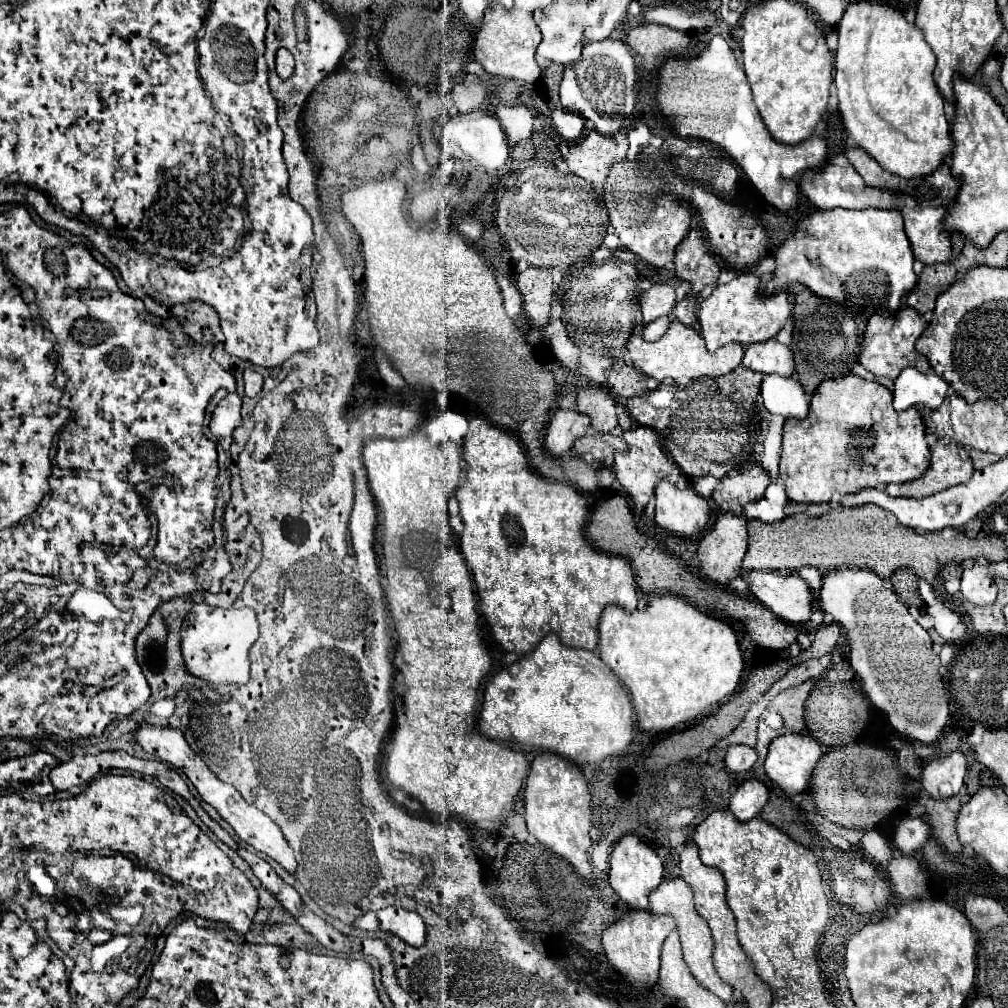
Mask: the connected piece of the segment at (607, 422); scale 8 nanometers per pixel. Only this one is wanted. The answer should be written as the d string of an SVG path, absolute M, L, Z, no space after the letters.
M583 388L577 394L577 410L591 418L591 426L597 432L611 432L617 428L615 400L599 388Z

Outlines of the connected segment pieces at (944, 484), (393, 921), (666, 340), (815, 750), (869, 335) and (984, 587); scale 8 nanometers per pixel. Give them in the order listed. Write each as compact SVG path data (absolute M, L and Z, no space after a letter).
M939 440L931 444L931 466L921 478L905 484L889 484L885 490L889 496L925 498L929 494L937 494L945 488L967 482L973 472L975 468L963 446Z
M389 906L383 910L377 910L377 920L379 920L381 930L399 936L401 940L405 940L411 946L421 946L427 940L425 922L413 910Z
M673 320L669 324L669 330L663 338L659 338L657 342L645 342L643 336L637 336L641 332L633 332L631 340L629 340L629 358L631 364L641 370L645 376L651 376L659 382L675 382L679 386L687 386L691 380L709 376L709 378L717 378L717 376L725 376L731 370L735 370L741 360L743 360L743 346L737 342L729 342L725 344L725 348L719 348L717 352L709 352L705 346L705 340L701 336L701 332L697 332L691 326L685 326L677 320Z
M785 734L769 744L765 772L787 796L795 796L809 784L819 758L821 746L809 734Z
M899 308L897 312L877 312L869 318L867 330L865 330L865 340L863 340L863 350L859 356L859 362L873 372L875 376L887 376L887 378L897 378L899 372L907 366L915 366L921 372L929 372L929 360L923 354L917 354L915 350L915 340L923 334L927 328L925 318L915 310L915 308Z
M969 562L961 576L961 592L971 604L993 604L997 596L995 580L989 576L985 562Z

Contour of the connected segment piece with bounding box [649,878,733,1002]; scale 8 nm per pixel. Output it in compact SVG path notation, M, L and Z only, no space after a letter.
M681 878L665 880L663 884L659 884L657 890L651 892L651 896L649 896L649 912L675 916L675 920L677 920L677 930L679 930L679 934L681 934L681 944L683 944L685 962L687 962L687 966L691 968L693 976L695 976L707 990L711 990L713 994L717 994L723 1002L729 1002L729 1000L731 1000L731 994L733 994L733 986L725 984L725 982L717 976L717 970L715 970L715 964L713 964L713 936L711 936L711 932L709 932L709 926L707 926L705 918L699 916L697 910L695 910L695 906L693 906L693 890L691 890L691 886L689 886L685 880L681 880Z

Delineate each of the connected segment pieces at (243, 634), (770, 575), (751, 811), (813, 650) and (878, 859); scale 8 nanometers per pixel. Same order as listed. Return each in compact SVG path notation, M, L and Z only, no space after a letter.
M195 604L181 626L181 652L187 670L209 684L245 684L249 680L249 650L259 638L253 608L217 608Z
M753 570L743 574L749 584L749 592L771 612L785 622L803 624L809 620L811 588L799 574L775 574L769 570Z
M751 778L751 780L745 780L737 788L737 792L731 796L729 810L735 814L737 820L747 822L761 814L763 806L767 804L767 798L769 798L769 792L767 792L765 784Z
M827 624L827 626L821 626L815 630L815 638L813 638L813 644L801 652L801 660L807 660L807 658L819 658L827 652L831 652L837 644L841 636L841 626L839 624Z
M867 830L861 838L861 846L875 864L885 864L893 856L893 848L889 840L881 836L877 830Z

